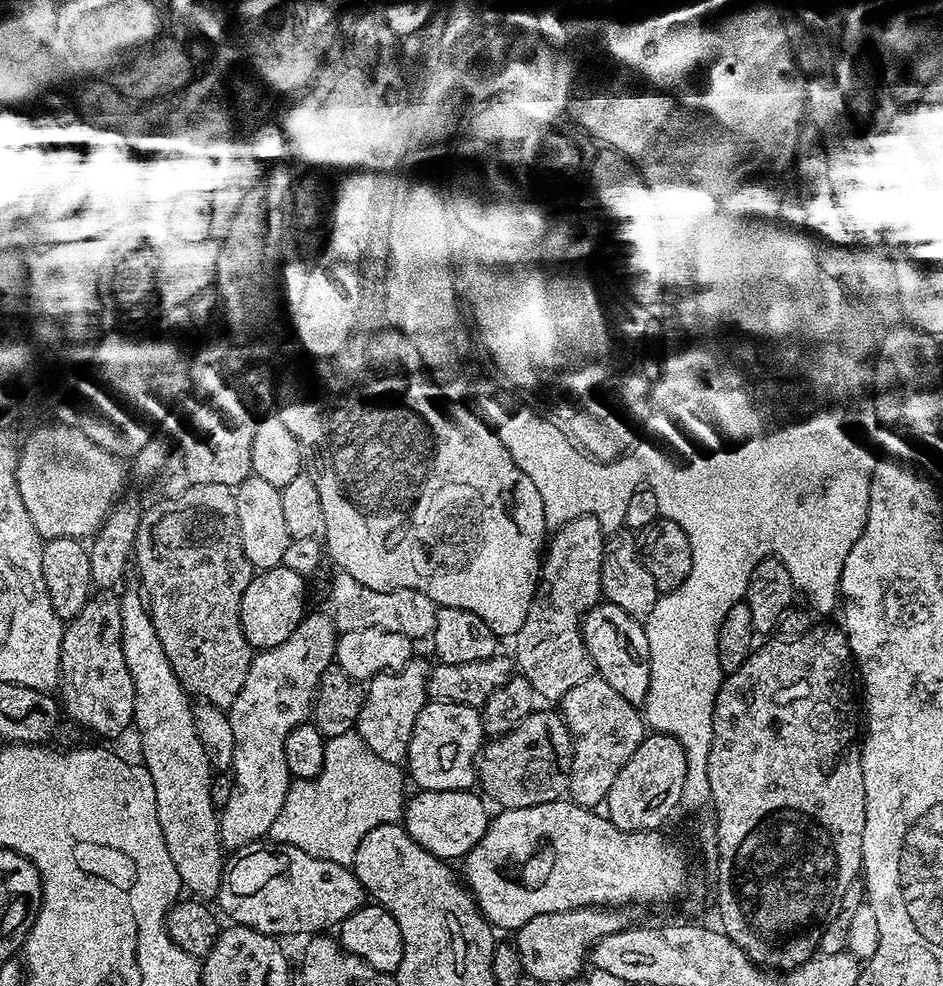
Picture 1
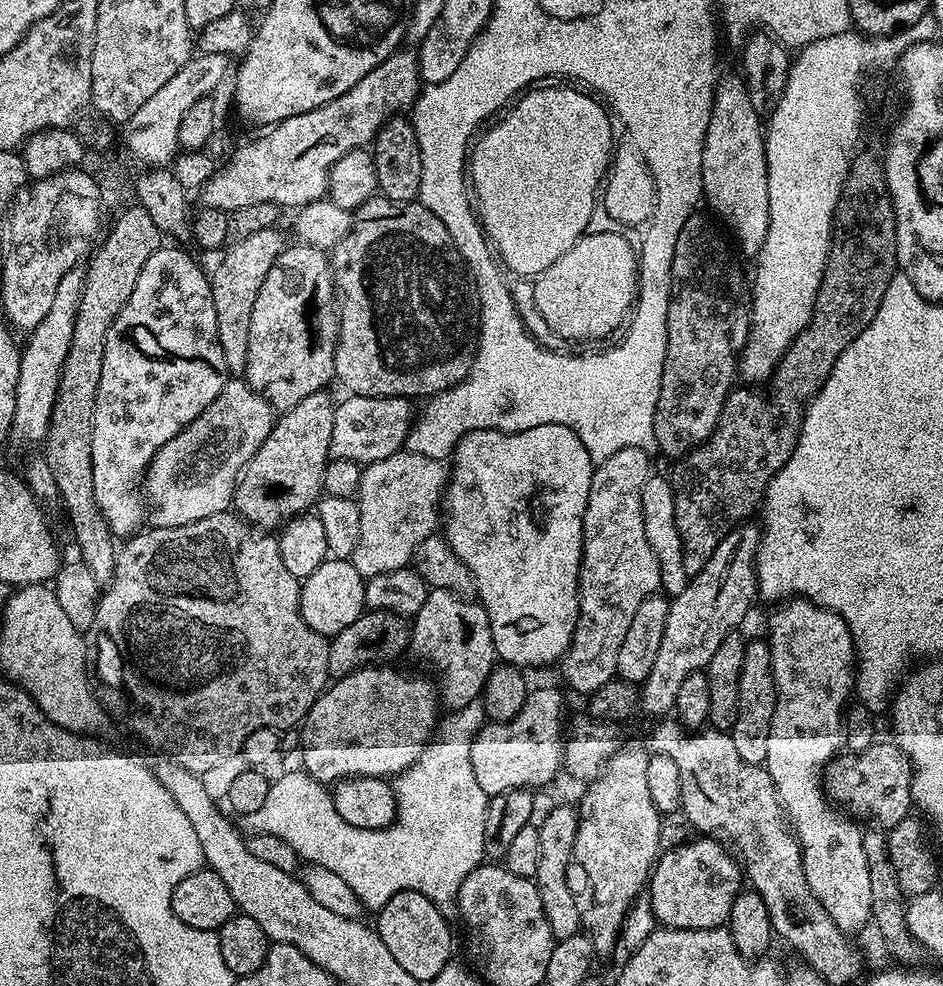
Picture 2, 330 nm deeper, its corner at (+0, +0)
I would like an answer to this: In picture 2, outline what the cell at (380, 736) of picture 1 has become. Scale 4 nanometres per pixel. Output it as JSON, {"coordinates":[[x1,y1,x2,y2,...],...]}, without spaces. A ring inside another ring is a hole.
{"coordinates":[[433,587,426,602,422,602,422,610,418,610,410,624,410,652,444,672,442,704,452,712,475,704,483,697,488,675,498,660,484,605,471,604,460,596,463,595,453,589]]}

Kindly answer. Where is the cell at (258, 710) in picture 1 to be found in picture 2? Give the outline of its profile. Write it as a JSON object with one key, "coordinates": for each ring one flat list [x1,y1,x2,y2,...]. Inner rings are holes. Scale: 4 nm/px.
{"coordinates":[[407,450,395,452,390,458,375,460,367,465,360,474,360,491,358,503,360,506,360,537,358,546,352,555,352,565,358,574,371,578,378,574,393,572,399,568,409,567,424,541,437,531,442,520,442,497,450,483,450,472,441,461,426,458,422,454,414,454]]}

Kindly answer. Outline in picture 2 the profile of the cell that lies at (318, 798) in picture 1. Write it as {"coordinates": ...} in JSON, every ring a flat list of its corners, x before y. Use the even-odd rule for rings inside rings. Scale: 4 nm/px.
{"coordinates":[[480,702,448,714,445,720,443,717,444,733,441,736,439,733,419,759,395,777,396,819,386,828,350,826,344,821,342,814,334,810,329,789,307,772,297,770,288,776,288,792,283,792,278,786,271,789,271,796,255,817,255,831,282,838,290,846,294,846,297,857,310,864,326,866,326,870,334,870,334,874,338,874,338,878,342,878,342,882,346,882,346,886,350,886,350,890,363,902,365,909,379,910,399,892,436,894,444,880,464,880,486,860,484,839,490,798,482,790,482,786,478,786,472,761,473,739,485,723,486,713]]}

